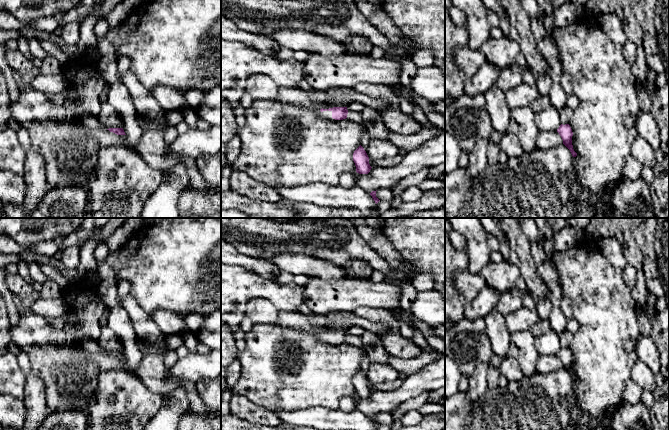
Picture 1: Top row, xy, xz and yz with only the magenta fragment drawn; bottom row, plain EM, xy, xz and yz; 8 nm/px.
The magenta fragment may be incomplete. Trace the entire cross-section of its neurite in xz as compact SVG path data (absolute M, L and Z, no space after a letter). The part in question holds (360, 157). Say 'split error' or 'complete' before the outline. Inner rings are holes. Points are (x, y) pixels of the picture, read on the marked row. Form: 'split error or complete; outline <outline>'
complete; outline M361 145L353 153L353 161L357 173L368 174L370 172L372 167L369 164L369 157Z

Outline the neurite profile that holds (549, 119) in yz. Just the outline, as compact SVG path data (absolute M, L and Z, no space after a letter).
M553 106L535 114L539 130L557 130L562 124L560 112Z

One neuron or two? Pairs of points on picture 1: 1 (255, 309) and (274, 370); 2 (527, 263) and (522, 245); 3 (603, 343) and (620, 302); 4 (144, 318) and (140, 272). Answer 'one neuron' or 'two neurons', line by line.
1: two neurons
2: one neuron
3: one neuron
4: two neurons

